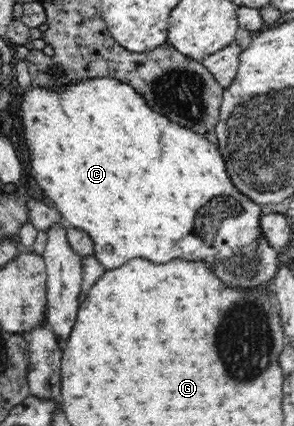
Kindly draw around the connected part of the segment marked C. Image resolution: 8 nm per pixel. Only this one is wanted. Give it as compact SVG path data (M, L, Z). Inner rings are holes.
M82 78L75 82L65 83L56 89L31 85L31 87L19 91L19 93L20 125L22 125L20 133L22 133L22 147L28 155L30 177L36 180L38 187L52 200L68 227L86 230L90 234L90 237L94 240L94 255L106 269L120 267L134 258L146 258L154 263L168 263L174 258L204 259L204 257L212 257L212 259L206 259L206 261L214 263L214 257L218 257L216 259L216 273L226 285L249 288L270 283L273 273L277 270L276 261L278 261L278 258L276 259L276 255L272 255L274 265L272 263L262 265L262 253L256 250L256 247L260 245L258 239L262 239L259 226L262 217L260 207L234 187L227 174L225 161L221 157L219 148L212 145L204 135L198 135L198 133L170 121L170 118L166 115L160 115L160 113L152 111L152 107L146 105L146 99L138 93L136 88L116 78Z

